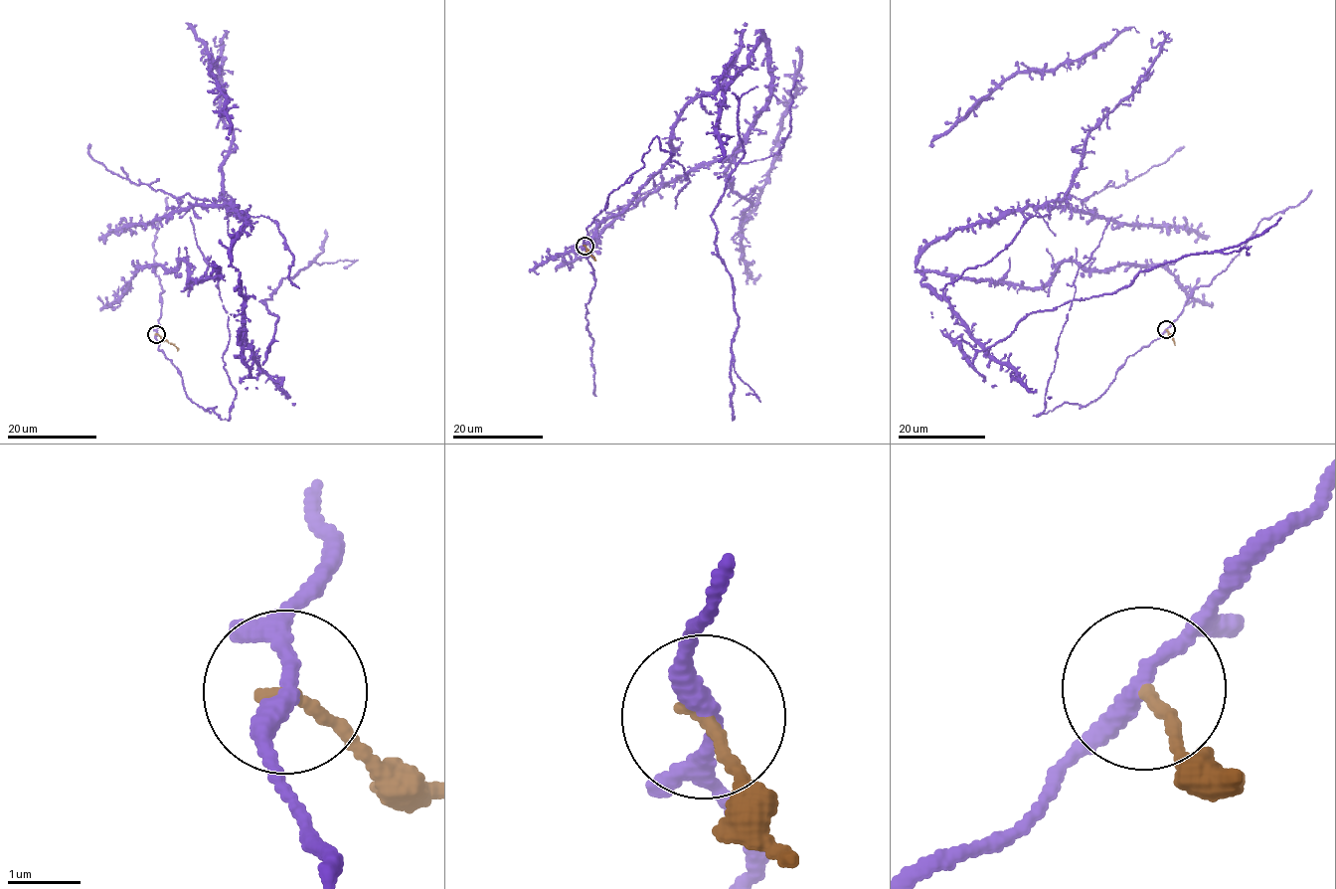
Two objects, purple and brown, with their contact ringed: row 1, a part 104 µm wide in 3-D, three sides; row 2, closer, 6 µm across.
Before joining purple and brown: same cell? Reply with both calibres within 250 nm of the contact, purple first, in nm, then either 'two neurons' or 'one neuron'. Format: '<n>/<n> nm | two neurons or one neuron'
240/170 nm | two neurons

